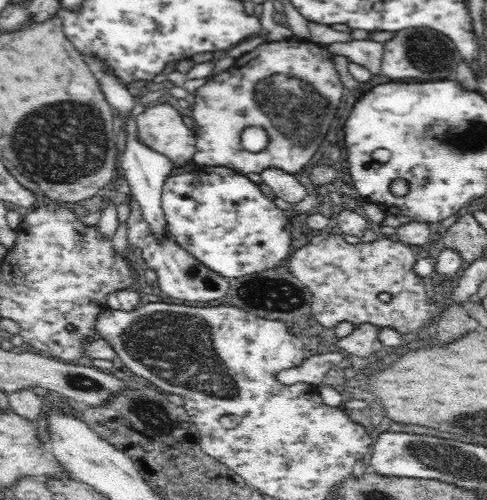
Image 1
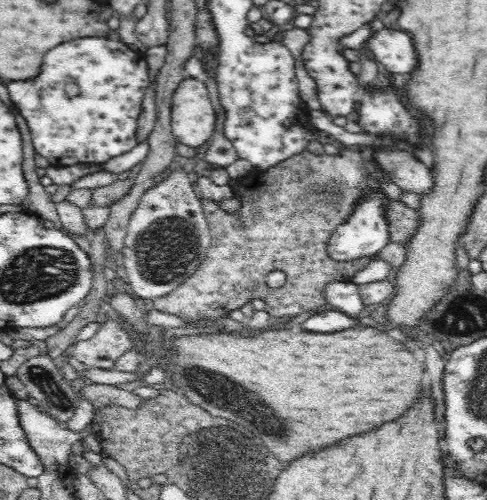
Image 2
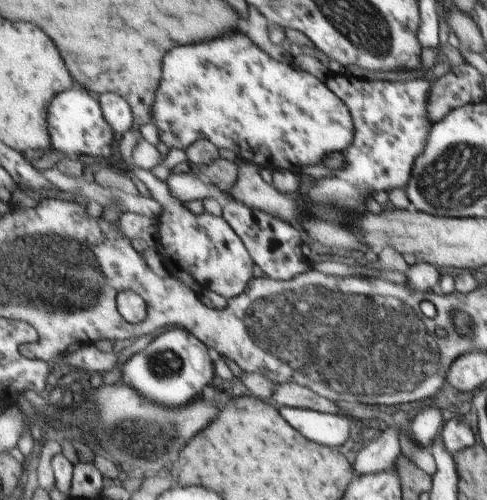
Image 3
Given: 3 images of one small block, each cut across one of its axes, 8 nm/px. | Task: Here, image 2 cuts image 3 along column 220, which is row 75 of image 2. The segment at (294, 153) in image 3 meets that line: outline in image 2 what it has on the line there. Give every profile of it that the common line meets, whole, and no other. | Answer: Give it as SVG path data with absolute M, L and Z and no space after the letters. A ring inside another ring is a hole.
M86 37L54 46L46 56L40 74L34 80L6 82L12 106L26 120L36 154L44 156L54 167L76 162L108 162L111 158L134 149L138 143L137 115L141 110L144 88L149 82L146 59L143 54L128 48L116 38ZM74 82L80 93L74 98L65 95L66 83Z

